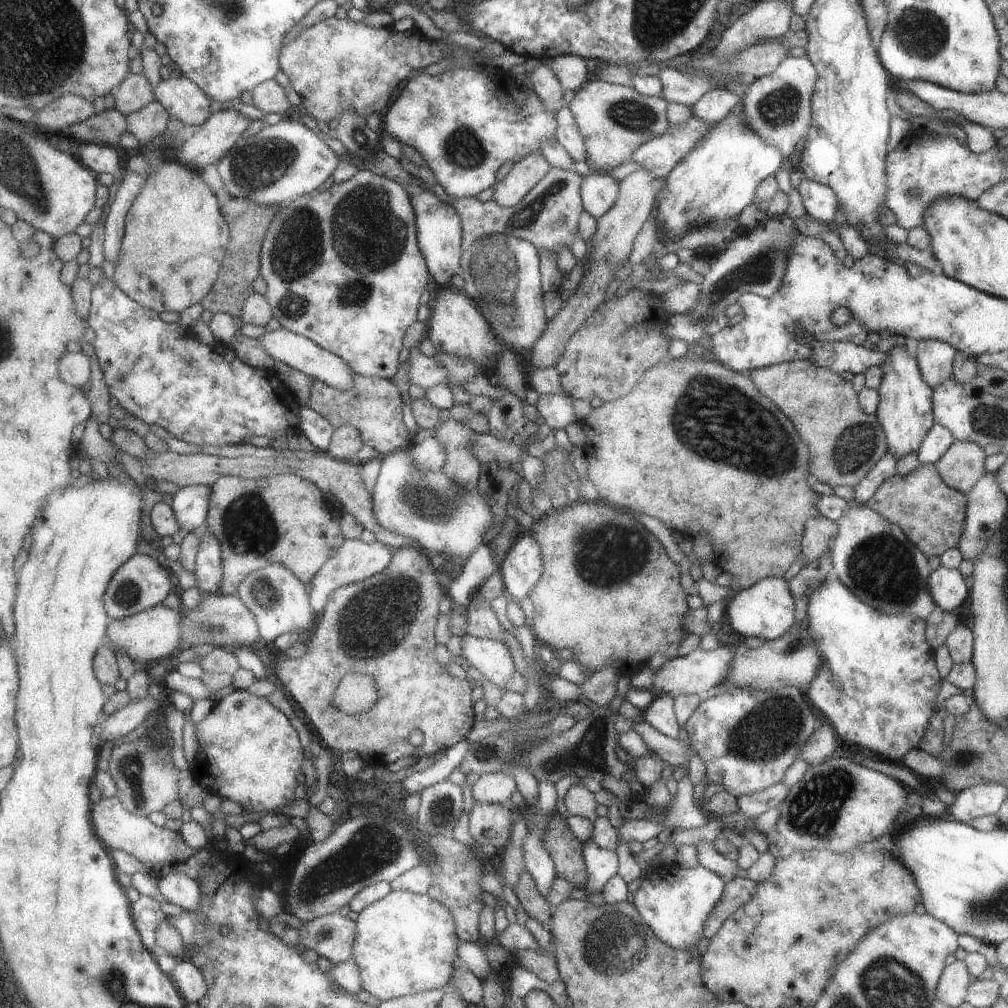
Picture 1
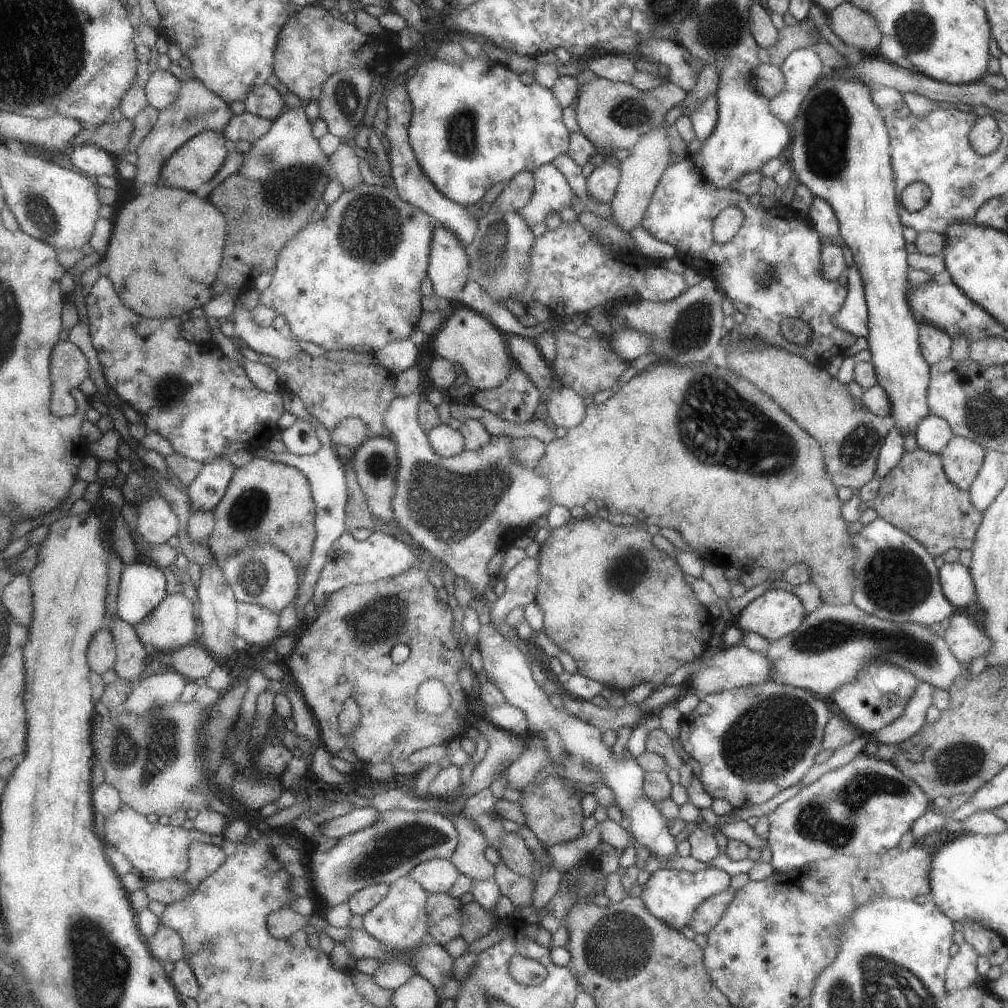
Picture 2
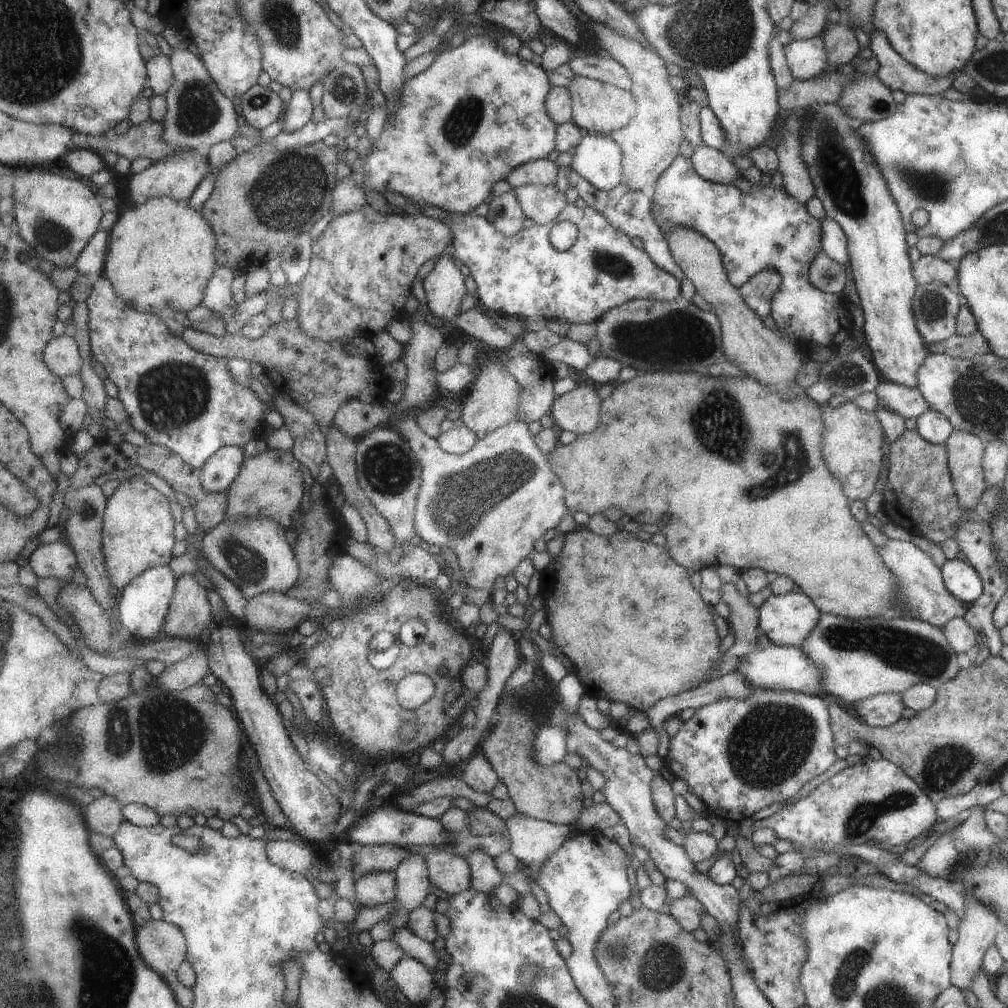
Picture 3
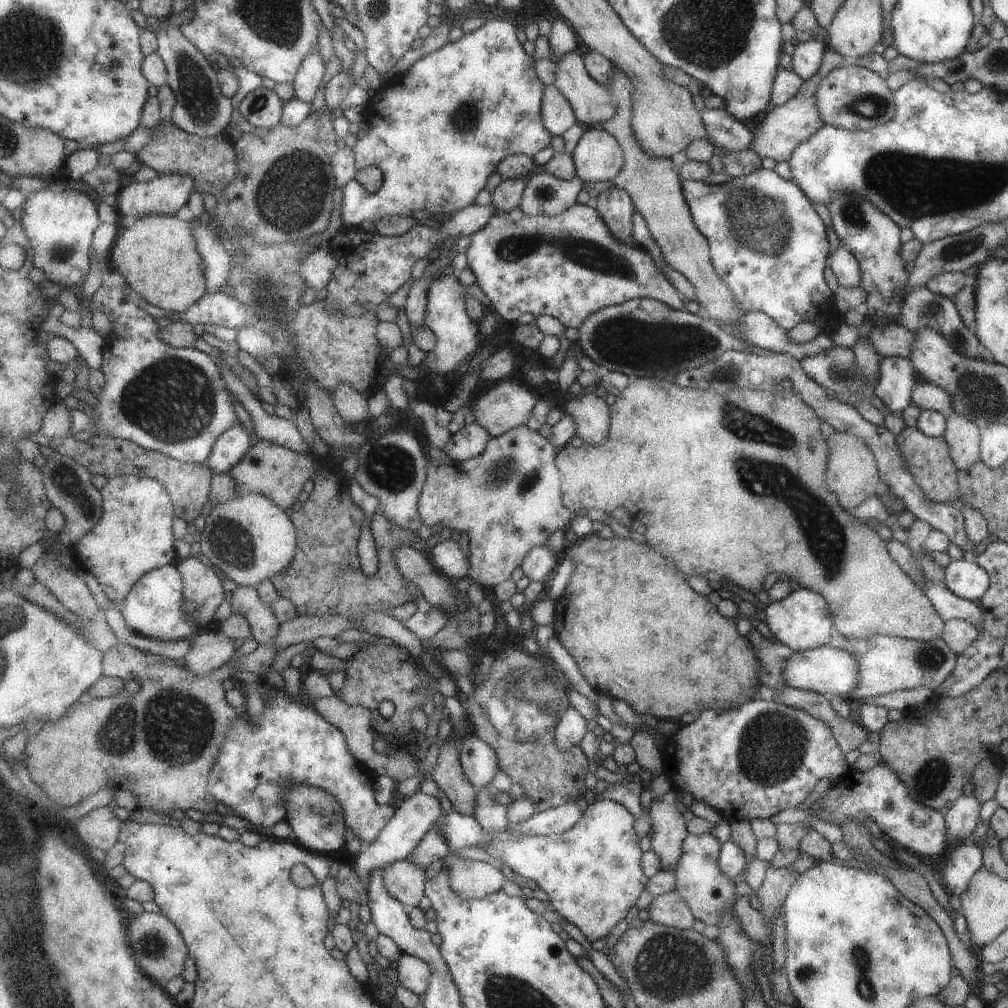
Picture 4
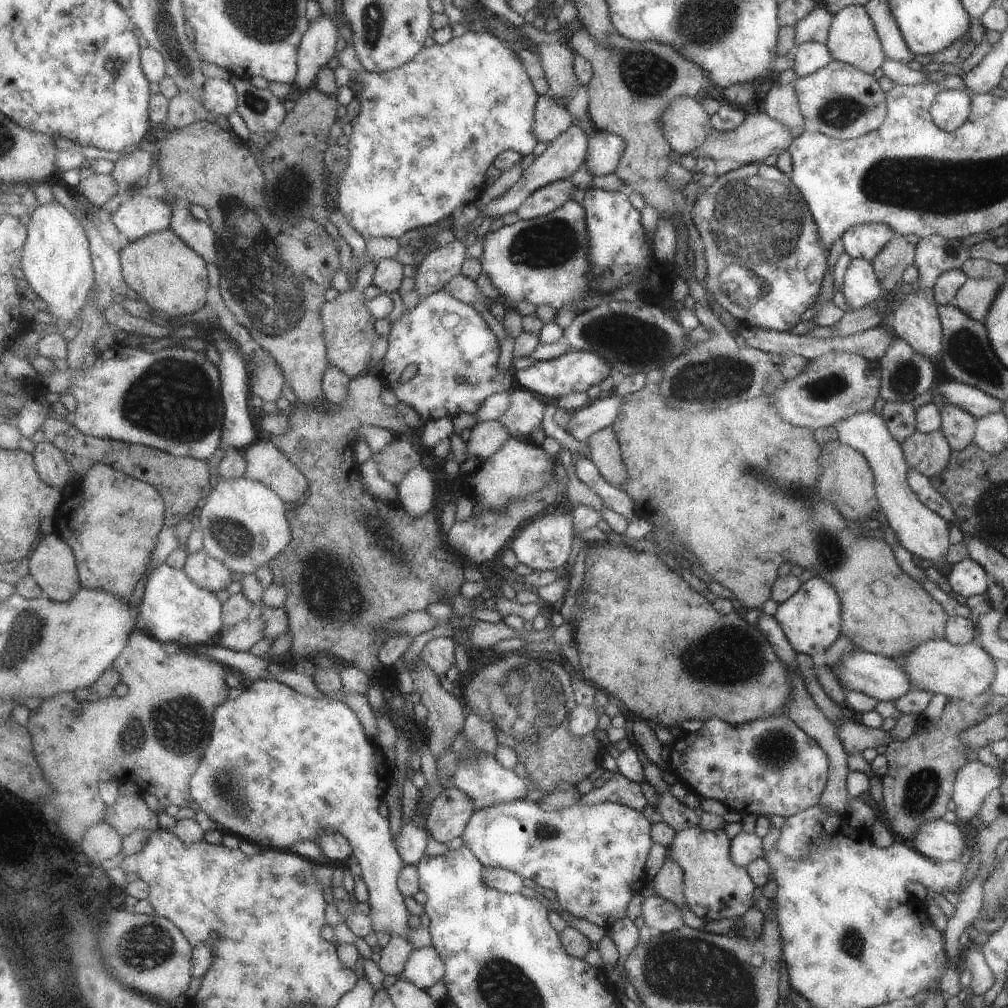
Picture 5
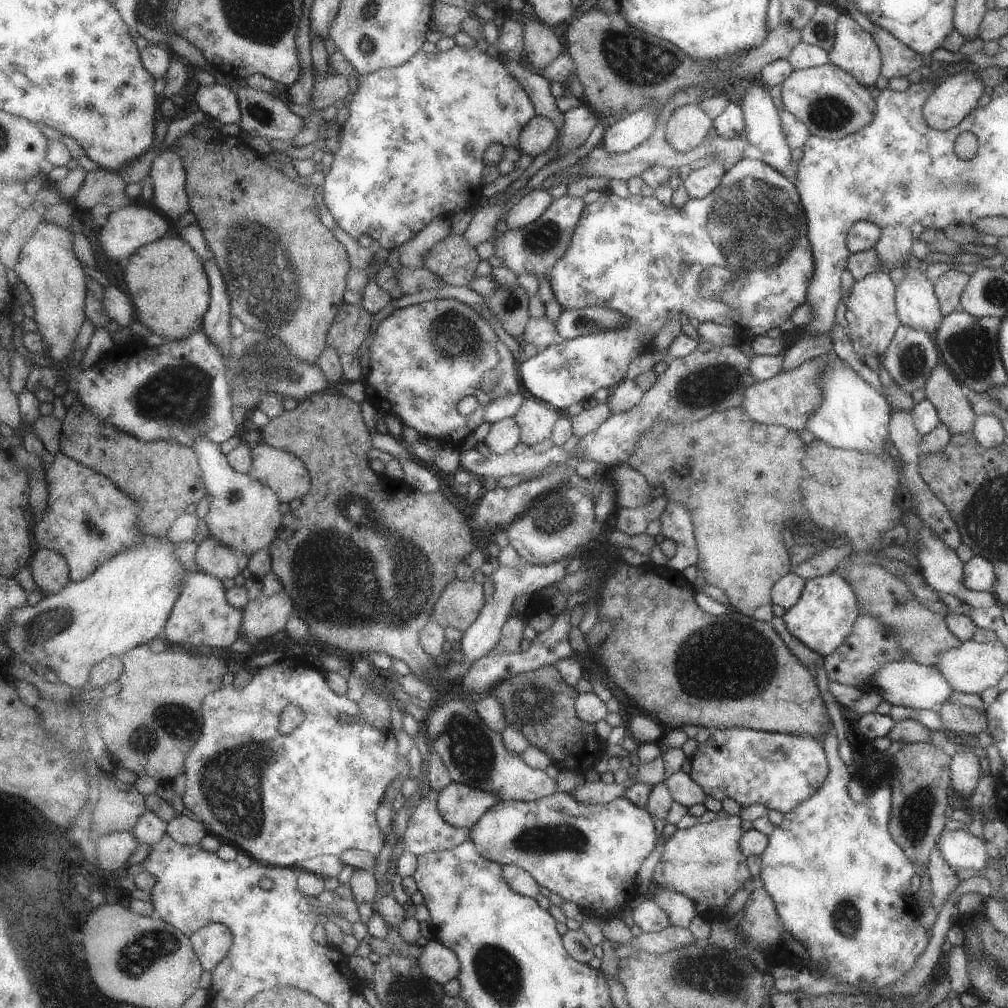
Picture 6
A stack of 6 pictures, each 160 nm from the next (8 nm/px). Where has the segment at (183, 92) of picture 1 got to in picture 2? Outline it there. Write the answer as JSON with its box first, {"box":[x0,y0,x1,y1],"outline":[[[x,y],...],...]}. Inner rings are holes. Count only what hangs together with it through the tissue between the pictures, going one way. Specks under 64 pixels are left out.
{"box":[146,66,180,110],"outline":[[[151,66],[151,75],[146,82],[146,93],[151,105],[159,110],[172,105],[180,95],[180,80],[169,69]]]}

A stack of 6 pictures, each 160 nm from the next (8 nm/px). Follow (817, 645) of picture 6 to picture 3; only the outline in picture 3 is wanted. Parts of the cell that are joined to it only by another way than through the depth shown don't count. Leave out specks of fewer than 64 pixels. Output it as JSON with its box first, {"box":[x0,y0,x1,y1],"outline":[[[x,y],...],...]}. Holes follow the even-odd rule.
{"box":[756,590,819,647],"outline":[[[790,590],[782,595],[770,594],[769,598],[756,610],[758,626],[771,645],[798,647],[803,644],[807,634],[811,634],[813,626],[819,622],[819,610],[803,591]]]}

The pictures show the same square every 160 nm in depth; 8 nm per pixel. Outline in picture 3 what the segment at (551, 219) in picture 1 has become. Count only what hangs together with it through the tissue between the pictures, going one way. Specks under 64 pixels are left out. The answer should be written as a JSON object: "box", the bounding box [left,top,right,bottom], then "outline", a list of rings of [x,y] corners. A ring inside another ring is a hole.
{"box":[507,159,559,187],"outline":[[[540,159],[539,161],[527,162],[519,168],[515,168],[507,182],[513,187],[523,186],[525,184],[547,184],[553,186],[557,184],[559,167],[553,160]]]}

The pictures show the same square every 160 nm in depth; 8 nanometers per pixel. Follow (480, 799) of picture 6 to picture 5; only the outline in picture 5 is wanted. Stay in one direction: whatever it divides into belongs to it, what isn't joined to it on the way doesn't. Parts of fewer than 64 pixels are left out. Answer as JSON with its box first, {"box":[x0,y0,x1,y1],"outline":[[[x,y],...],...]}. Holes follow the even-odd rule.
{"box":[427,787,474,844],"outline":[[[457,787],[445,788],[435,799],[427,826],[435,842],[449,844],[461,837],[474,813],[474,802]]]}

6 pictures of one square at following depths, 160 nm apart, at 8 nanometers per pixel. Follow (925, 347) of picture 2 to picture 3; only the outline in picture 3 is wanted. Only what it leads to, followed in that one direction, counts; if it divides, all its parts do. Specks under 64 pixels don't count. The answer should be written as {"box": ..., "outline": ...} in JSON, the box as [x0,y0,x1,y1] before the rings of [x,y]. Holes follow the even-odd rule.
{"box":[911,282,961,345],"outline":[[[936,282],[915,287],[911,310],[918,333],[927,345],[955,334],[956,314],[961,296]]]}

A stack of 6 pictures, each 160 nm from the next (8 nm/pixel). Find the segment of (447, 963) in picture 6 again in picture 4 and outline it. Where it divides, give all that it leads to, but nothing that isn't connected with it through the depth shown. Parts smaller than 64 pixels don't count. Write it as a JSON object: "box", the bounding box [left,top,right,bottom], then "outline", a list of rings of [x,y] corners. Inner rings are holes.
{"box":[397,954,432,997],"outline":[[[403,954],[397,964],[399,983],[418,997],[425,994],[432,975],[429,963],[425,959]]]}

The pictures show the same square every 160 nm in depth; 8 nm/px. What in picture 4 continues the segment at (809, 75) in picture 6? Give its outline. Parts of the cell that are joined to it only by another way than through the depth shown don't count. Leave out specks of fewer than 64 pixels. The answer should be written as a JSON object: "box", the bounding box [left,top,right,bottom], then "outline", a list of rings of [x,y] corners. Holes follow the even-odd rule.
{"box":[816,61,893,131],"outline":[[[849,61],[832,70],[818,84],[816,105],[825,125],[841,127],[845,130],[864,131],[881,123],[887,122],[893,114],[892,92],[886,87],[885,79],[869,69],[851,65]]]}

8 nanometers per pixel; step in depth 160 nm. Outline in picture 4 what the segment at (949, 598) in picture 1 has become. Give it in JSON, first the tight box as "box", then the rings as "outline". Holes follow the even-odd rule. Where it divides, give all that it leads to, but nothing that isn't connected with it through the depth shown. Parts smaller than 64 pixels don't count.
{"box":[942,560,987,601],"outline":[[[951,560],[943,568],[942,583],[959,598],[976,601],[987,590],[987,573],[974,562]]]}

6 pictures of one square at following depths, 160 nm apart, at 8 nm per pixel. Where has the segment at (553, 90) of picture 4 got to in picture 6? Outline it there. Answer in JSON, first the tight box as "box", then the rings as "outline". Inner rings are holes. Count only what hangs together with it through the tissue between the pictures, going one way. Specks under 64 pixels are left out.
{"box":[519,113,560,157],"outline":[[[539,113],[523,129],[519,148],[521,148],[521,152],[534,157],[539,156],[539,154],[547,152],[553,146],[553,142],[558,140],[559,135],[560,128],[557,126],[557,123],[554,123],[549,117]]]}

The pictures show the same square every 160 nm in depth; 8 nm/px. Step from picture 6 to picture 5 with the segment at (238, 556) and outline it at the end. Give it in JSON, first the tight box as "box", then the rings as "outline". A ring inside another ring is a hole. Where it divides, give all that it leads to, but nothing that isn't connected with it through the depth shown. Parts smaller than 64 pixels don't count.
{"box":[183,549,232,594],"outline":[[[203,549],[189,555],[183,570],[193,582],[217,594],[231,586],[232,570]]]}

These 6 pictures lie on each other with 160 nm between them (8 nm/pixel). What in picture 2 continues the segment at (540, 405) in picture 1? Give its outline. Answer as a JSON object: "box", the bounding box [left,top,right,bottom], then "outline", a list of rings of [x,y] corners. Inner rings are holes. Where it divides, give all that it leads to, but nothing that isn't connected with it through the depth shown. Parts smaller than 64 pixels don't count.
{"box":[545,385,586,427],"outline":[[[560,385],[546,400],[548,417],[545,419],[551,427],[576,427],[586,414],[584,396],[571,387]]]}

